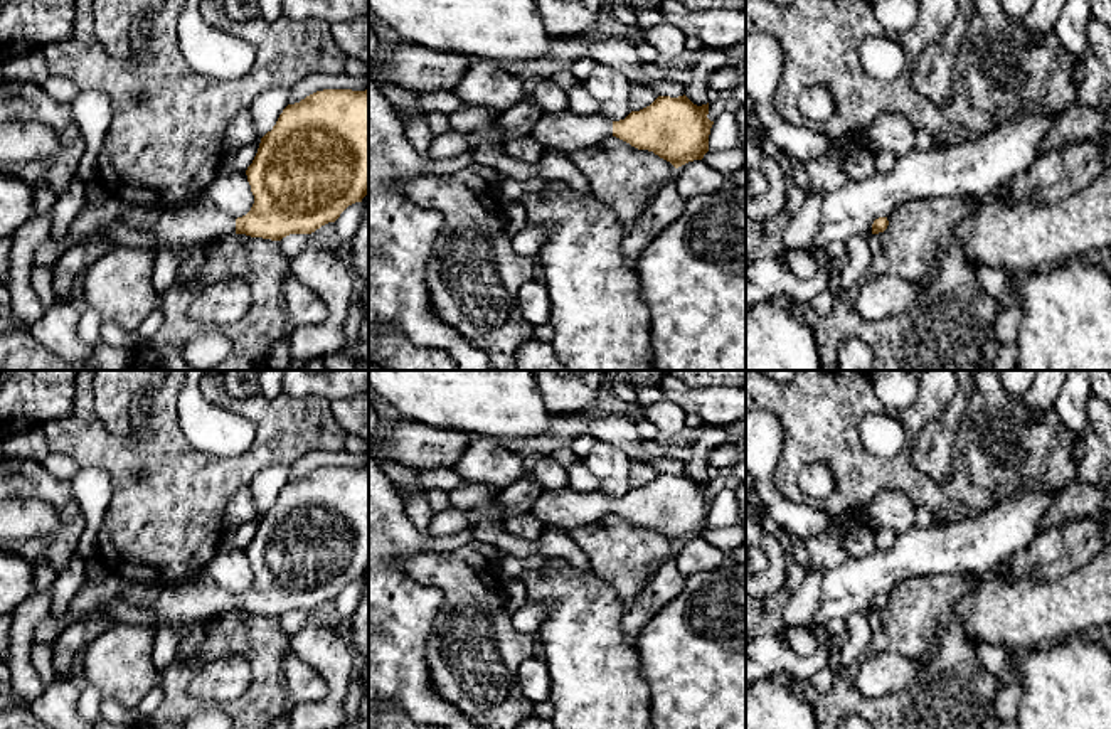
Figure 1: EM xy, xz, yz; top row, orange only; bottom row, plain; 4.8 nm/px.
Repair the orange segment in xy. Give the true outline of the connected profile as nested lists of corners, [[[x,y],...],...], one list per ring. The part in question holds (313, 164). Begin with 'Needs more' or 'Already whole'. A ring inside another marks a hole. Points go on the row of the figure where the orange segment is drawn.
Needs more. [[[323,89],[323,91],[316,91],[310,96],[306,96],[305,99],[301,99],[300,103],[295,104],[288,104],[283,113],[279,114],[276,125],[273,126],[271,131],[268,131],[259,143],[258,153],[252,160],[252,163],[247,167],[246,170],[247,175],[247,182],[251,185],[251,192],[254,195],[254,204],[251,207],[251,210],[242,216],[242,217],[232,217],[226,212],[222,212],[210,199],[207,194],[200,195],[199,199],[192,199],[189,202],[183,202],[180,205],[175,205],[172,209],[163,209],[160,212],[158,221],[150,227],[150,229],[131,229],[128,227],[121,219],[120,221],[113,221],[108,222],[104,226],[101,226],[99,229],[96,229],[93,234],[82,237],[82,239],[72,239],[71,236],[62,237],[61,241],[45,241],[44,244],[40,244],[37,247],[37,251],[34,253],[34,264],[35,266],[49,266],[52,268],[56,264],[56,261],[74,244],[77,244],[79,241],[89,239],[93,236],[98,237],[106,237],[109,241],[114,242],[114,246],[128,246],[128,247],[148,247],[152,251],[158,251],[162,247],[168,247],[168,246],[189,246],[189,247],[195,247],[200,244],[205,244],[209,241],[229,236],[229,234],[246,234],[251,237],[263,237],[263,239],[271,239],[271,241],[281,241],[283,237],[290,236],[290,234],[311,234],[316,229],[320,229],[322,226],[328,224],[328,222],[335,222],[340,214],[352,204],[355,202],[362,202],[362,199],[369,194],[369,89],[365,91],[352,91],[352,89]]]

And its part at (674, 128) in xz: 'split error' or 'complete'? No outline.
split error

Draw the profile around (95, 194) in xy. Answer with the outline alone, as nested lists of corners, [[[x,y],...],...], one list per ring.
[[[91,180],[86,184],[86,205],[84,207],[103,204],[106,197],[108,194],[99,182]]]

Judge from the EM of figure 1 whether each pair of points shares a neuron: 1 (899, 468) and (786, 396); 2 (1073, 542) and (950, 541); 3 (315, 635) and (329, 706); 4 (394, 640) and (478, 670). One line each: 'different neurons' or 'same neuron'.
1: same neuron
2: different neurons
3: same neuron
4: different neurons

